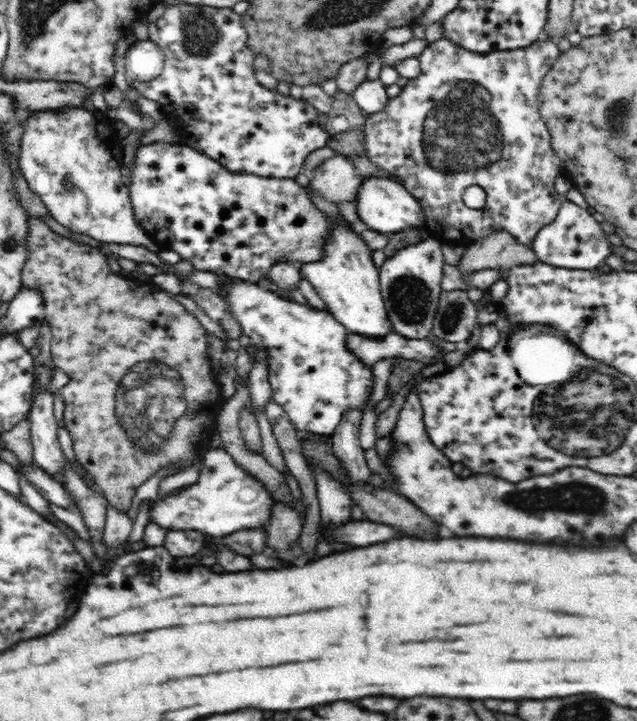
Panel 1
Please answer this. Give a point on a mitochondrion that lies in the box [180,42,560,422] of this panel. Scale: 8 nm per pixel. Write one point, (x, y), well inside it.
(462, 132)

